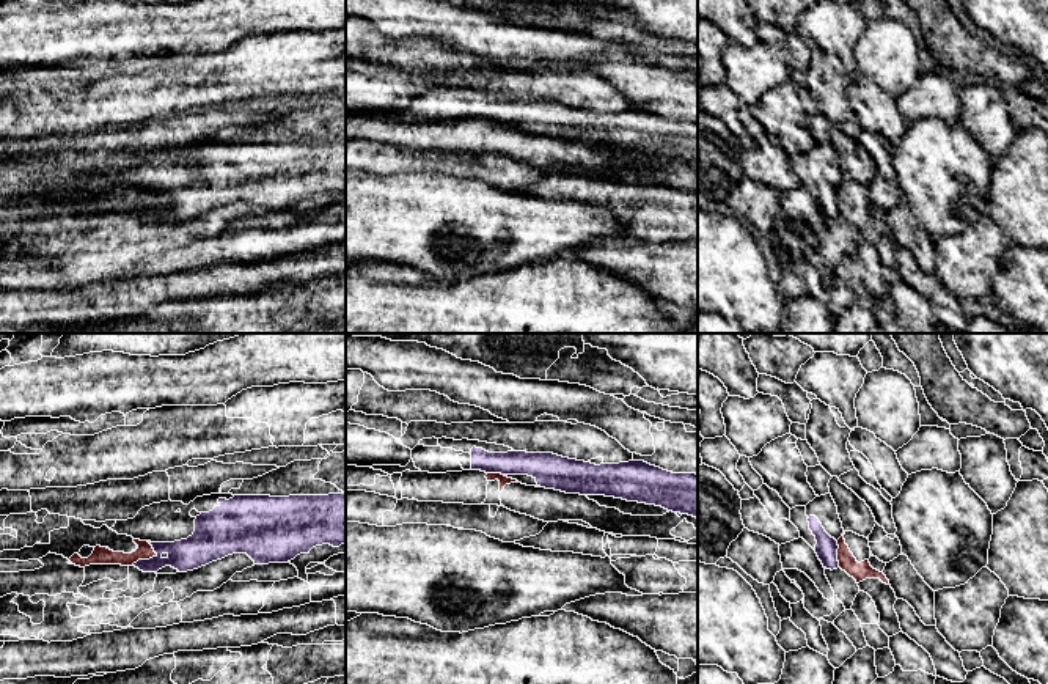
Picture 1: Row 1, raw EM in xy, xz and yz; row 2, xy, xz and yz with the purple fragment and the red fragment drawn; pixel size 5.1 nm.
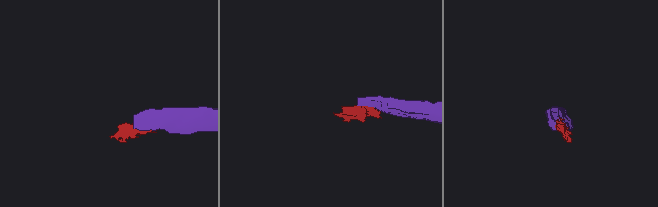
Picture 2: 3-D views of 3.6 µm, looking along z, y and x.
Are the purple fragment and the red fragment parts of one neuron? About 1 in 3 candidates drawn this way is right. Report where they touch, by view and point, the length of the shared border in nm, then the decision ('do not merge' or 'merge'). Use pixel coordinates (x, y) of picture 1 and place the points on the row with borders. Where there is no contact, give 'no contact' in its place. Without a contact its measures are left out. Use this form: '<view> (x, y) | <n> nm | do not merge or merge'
xy (150, 558) | 160 nm | do not merge

